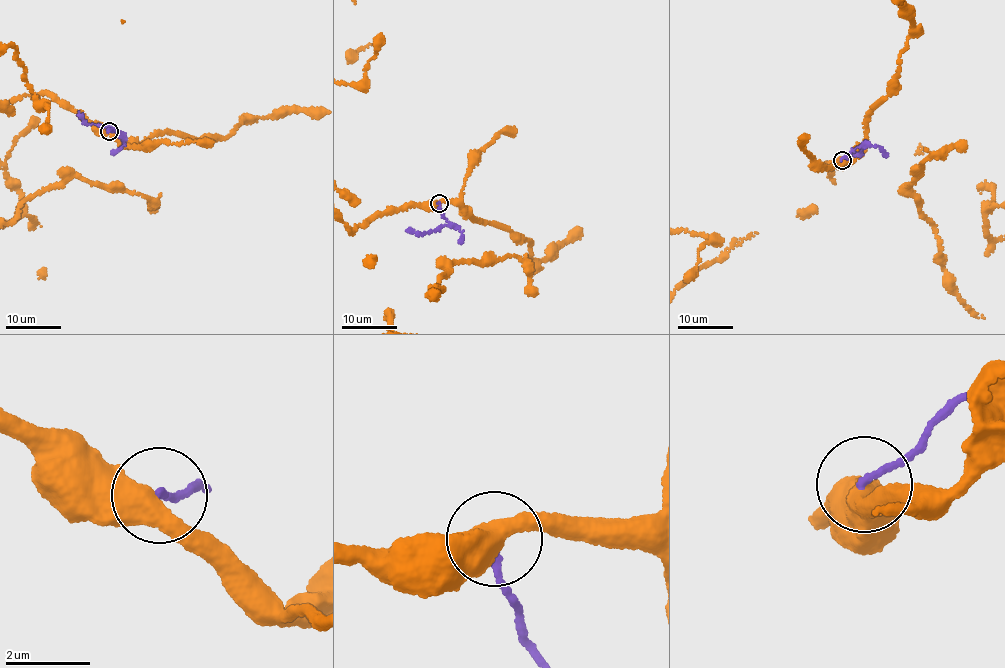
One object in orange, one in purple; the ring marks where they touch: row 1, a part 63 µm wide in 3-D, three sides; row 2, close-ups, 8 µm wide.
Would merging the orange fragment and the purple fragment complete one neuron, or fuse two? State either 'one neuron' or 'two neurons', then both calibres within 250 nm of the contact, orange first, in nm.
two neurons; calibres 480 and 150 nm

